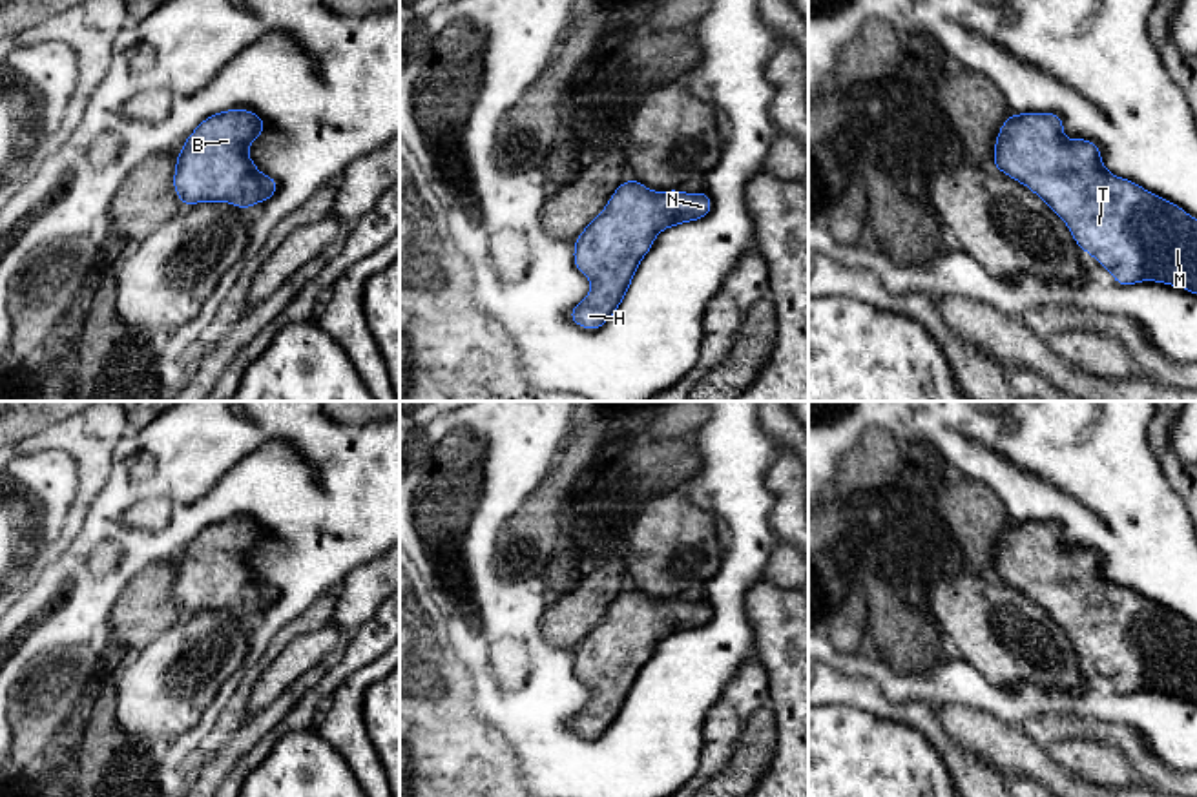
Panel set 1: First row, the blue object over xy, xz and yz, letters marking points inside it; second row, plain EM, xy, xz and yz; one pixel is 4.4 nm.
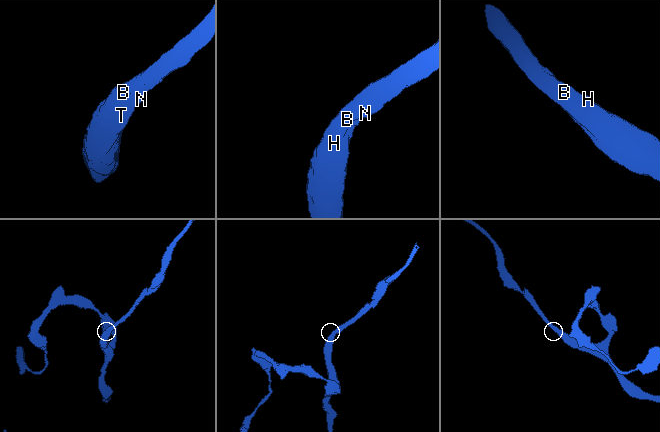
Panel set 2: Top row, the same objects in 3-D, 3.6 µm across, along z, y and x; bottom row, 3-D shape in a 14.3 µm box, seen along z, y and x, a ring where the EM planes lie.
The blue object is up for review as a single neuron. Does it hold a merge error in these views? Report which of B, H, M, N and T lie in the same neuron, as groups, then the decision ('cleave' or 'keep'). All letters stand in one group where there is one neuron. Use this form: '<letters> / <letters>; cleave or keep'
B H M N T; keep

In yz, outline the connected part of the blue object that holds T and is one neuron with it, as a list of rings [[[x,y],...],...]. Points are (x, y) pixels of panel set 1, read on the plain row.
[[[1056,522],[1009,523],[996,543],[993,574],[1036,602],[1115,691],[1151,688],[1197,702],[1197,627],[1109,582],[1100,556],[1066,547],[1062,534]]]

